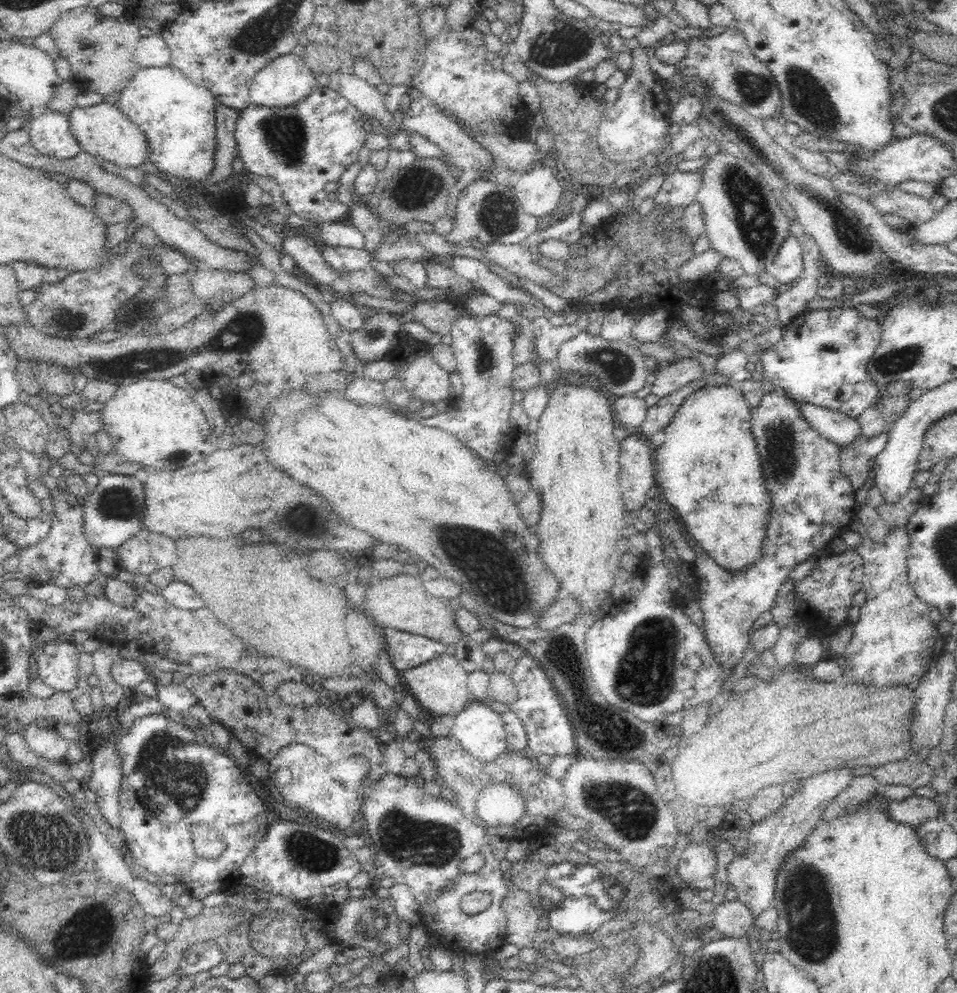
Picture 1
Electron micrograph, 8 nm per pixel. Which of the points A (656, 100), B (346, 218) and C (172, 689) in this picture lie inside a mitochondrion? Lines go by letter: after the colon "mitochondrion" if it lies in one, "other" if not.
A: other
B: other
C: other

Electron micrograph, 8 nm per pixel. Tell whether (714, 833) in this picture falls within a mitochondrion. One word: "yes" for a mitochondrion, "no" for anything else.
no

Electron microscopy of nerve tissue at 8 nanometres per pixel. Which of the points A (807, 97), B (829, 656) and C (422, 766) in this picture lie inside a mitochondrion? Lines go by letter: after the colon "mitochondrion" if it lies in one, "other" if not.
A: mitochondrion
B: other
C: other

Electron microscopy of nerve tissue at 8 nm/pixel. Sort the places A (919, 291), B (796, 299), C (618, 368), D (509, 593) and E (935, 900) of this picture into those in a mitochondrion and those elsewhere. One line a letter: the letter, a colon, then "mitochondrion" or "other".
A: other
B: other
C: mitochondrion
D: mitochondrion
E: other

